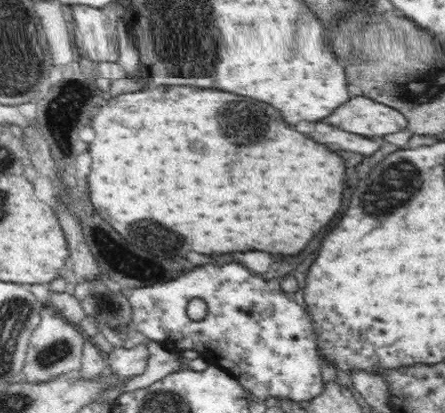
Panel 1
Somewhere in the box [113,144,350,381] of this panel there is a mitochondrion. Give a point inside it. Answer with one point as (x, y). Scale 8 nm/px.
(153, 233)

